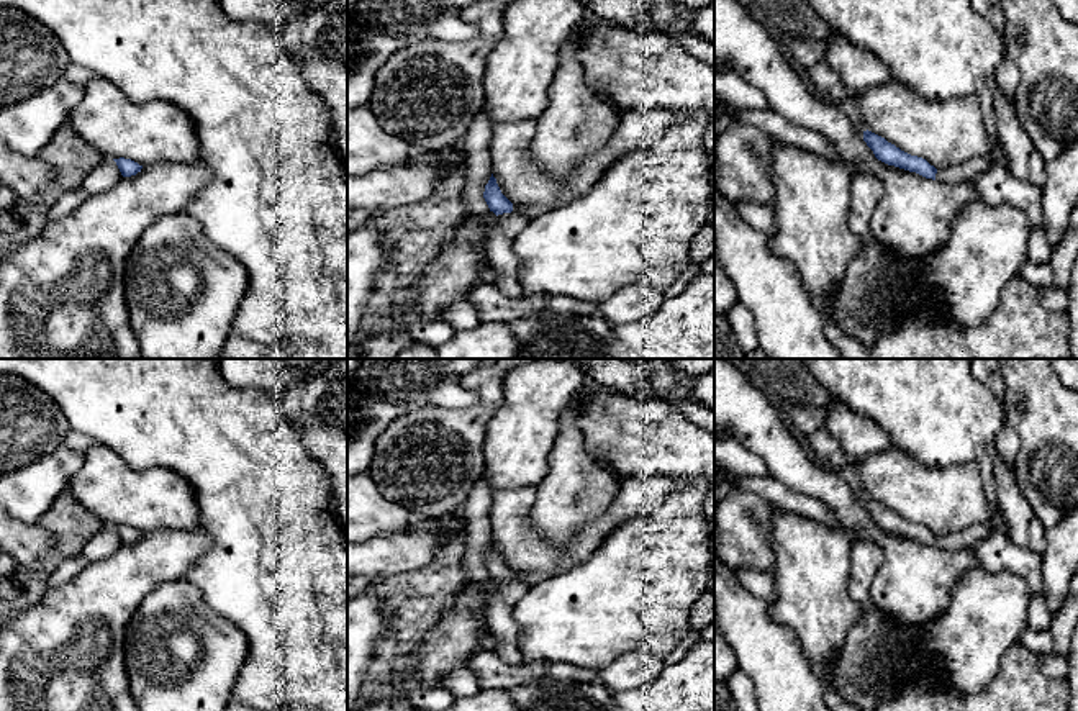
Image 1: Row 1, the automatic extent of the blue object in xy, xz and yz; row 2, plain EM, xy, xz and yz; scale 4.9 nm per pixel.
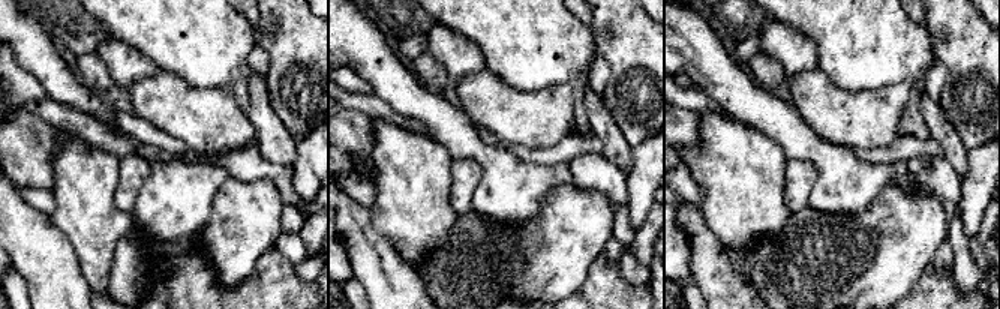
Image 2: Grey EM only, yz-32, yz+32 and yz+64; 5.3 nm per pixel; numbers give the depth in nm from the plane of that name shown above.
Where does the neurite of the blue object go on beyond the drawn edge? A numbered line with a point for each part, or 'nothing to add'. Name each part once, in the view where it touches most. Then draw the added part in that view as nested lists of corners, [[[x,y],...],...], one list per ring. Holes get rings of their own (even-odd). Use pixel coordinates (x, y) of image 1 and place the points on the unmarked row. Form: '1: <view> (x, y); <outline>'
1: xz (500, 620); [[[516,578],[498,582],[490,595],[485,613],[488,629],[498,642],[495,654],[511,665],[524,660],[518,647],[519,626],[513,616],[513,609],[528,588],[528,583]]]

